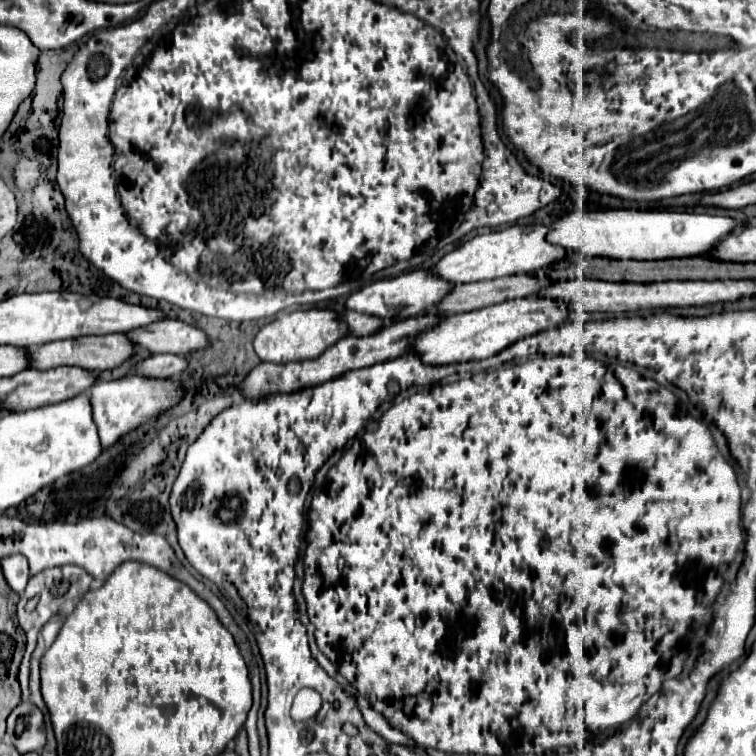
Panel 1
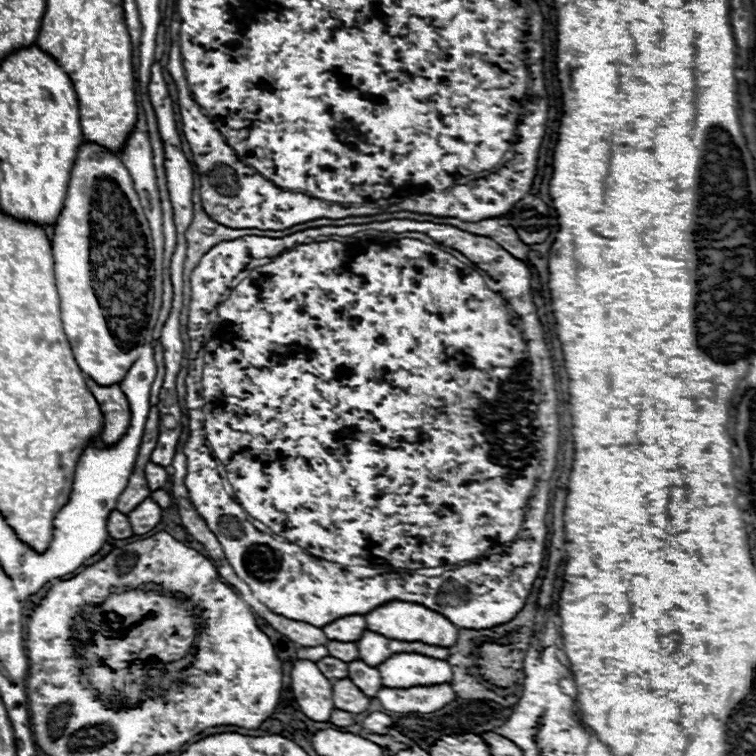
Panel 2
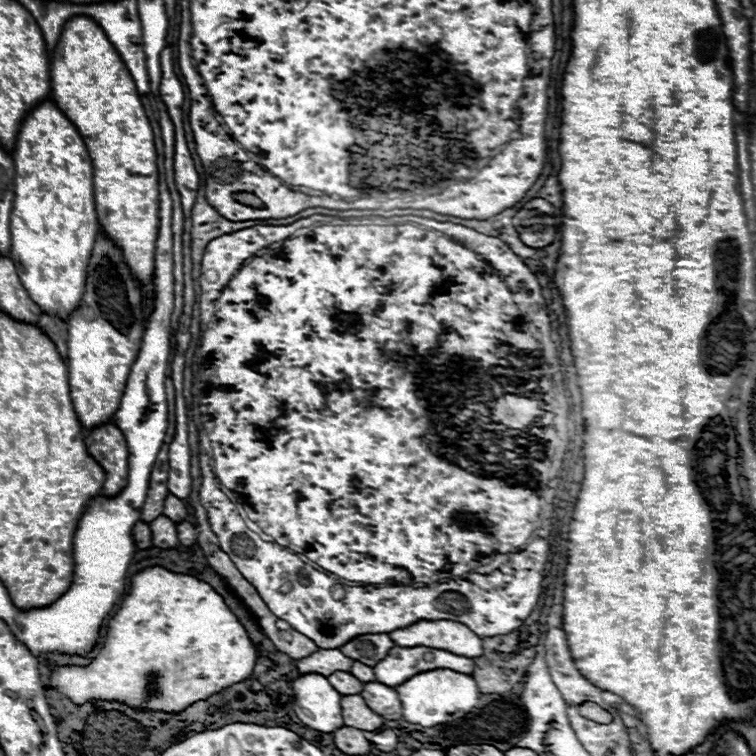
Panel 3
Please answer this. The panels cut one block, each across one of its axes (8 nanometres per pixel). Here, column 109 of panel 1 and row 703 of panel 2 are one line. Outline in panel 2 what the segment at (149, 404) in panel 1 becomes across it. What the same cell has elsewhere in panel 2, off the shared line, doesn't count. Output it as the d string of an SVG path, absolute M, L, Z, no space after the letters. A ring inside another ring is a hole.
M418 686L418 688L382 688L376 696L390 712L436 712L450 704L456 694L452 686Z

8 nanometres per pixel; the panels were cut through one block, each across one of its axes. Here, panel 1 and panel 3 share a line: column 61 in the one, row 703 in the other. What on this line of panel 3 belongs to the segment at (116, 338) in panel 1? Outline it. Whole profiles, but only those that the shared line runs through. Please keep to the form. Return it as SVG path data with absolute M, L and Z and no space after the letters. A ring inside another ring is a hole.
M360 694L342 696L342 716L344 716L344 726L352 726L364 732L380 730L384 724L382 716L372 712Z

